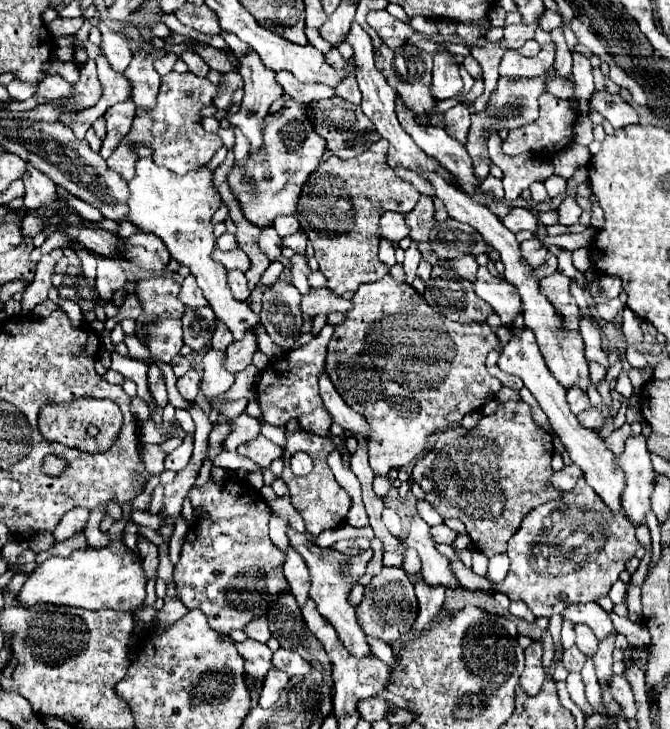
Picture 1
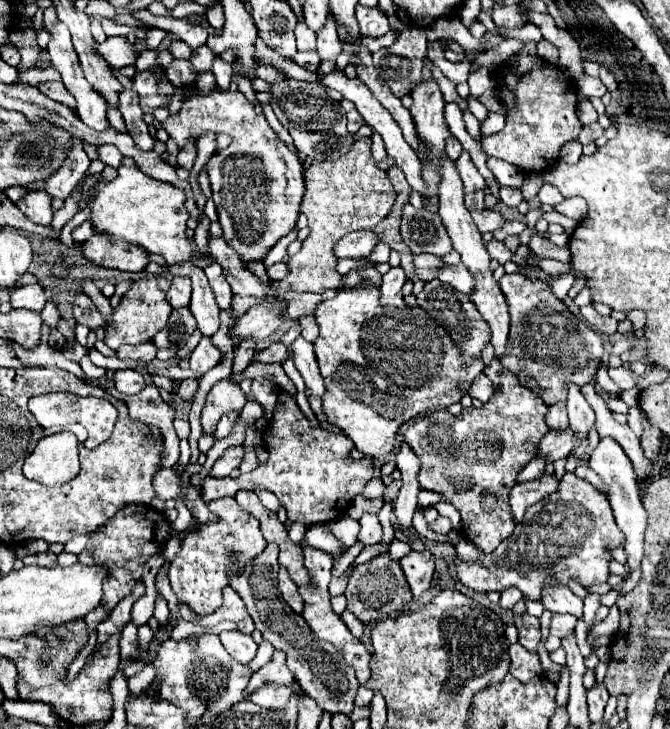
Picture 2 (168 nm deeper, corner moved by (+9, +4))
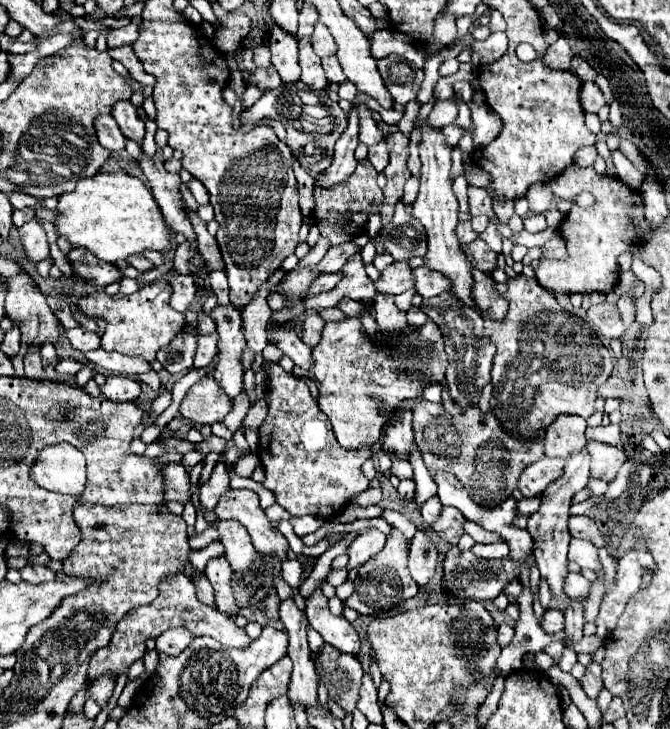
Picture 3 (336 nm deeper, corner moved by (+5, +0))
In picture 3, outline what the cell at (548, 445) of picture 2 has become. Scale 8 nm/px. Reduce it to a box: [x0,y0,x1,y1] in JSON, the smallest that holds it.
[519,458,565,498]

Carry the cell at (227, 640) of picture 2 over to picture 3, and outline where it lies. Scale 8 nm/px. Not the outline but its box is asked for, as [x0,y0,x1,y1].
[87,574,251,682]

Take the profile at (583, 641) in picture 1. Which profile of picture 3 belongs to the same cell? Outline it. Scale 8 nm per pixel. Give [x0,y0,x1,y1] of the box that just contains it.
[541,610,565,634]

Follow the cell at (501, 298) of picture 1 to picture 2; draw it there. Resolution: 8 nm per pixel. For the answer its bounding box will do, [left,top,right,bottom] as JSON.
[437,264,475,296]

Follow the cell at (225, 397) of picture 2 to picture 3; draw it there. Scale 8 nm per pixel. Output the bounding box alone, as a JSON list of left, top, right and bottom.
[209,306,245,398]

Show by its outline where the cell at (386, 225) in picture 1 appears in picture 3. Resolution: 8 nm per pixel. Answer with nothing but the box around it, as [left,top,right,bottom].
[317,242,361,274]

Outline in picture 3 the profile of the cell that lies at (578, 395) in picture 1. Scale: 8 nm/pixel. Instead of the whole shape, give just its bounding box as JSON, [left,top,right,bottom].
[545,416,585,458]

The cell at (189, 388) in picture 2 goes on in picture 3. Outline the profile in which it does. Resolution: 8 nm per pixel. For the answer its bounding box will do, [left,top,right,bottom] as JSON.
[179,376,233,424]

